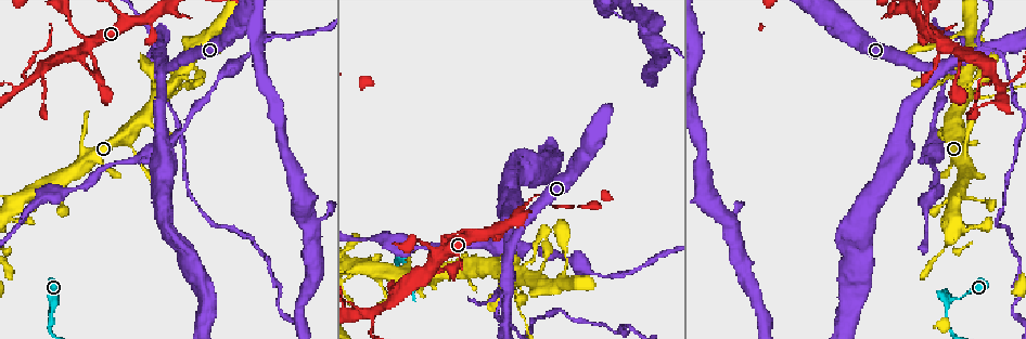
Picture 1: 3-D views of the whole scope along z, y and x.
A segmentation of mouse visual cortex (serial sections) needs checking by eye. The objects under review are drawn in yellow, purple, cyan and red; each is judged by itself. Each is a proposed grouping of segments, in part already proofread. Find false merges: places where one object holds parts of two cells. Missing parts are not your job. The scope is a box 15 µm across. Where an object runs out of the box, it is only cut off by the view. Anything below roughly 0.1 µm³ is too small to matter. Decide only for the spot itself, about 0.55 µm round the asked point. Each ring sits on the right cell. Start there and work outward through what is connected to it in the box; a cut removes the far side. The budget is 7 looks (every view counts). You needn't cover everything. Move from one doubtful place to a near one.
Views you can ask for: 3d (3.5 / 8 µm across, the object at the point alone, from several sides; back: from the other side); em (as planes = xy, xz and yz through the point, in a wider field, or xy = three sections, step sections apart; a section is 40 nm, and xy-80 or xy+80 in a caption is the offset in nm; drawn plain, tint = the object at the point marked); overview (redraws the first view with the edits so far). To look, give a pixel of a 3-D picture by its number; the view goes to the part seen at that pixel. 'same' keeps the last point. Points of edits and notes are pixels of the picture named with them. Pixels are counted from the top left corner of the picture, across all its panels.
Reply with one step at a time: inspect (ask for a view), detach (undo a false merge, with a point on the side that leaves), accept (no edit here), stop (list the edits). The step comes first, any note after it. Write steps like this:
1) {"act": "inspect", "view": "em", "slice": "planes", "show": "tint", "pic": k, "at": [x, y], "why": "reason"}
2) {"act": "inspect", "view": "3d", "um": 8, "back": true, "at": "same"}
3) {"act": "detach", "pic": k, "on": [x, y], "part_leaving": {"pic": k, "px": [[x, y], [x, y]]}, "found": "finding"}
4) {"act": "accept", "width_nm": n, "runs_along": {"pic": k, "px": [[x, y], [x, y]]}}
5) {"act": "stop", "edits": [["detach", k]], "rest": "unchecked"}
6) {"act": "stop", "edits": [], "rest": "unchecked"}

{"act": "inspect", "view": "3d", "um": 3.5, "pic": 1, "at": [26, 85], "why": "sharp bend"}

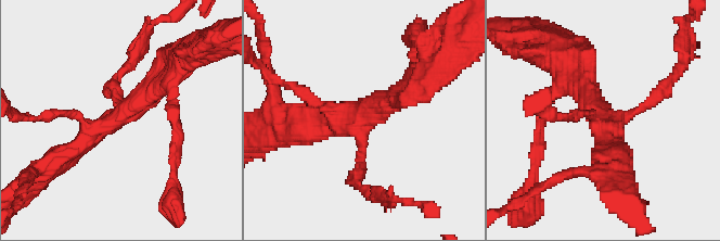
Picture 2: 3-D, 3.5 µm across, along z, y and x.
{"act": "inspect", "view": "em", "slice": "xy", "step": 2, "show": "tint", "pic": 2, "at": [604, 119], "arms": 4, "arm_widths_nm": [150, 150, 300, 350]}

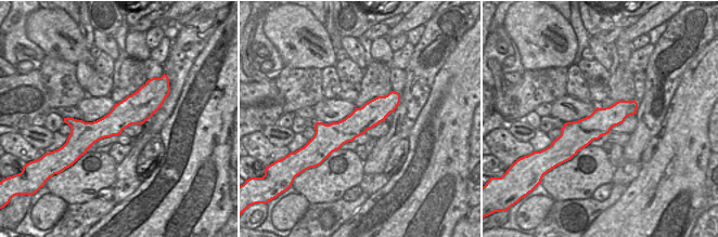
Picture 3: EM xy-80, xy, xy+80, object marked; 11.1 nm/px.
{"act": "accept", "found": "continuous, no second cell"}

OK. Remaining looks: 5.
{"act": "inspect", "view": "3d", "um": 8, "back": true, "pic": 1, "at": [986, 98], "why": "sudden change in width"}

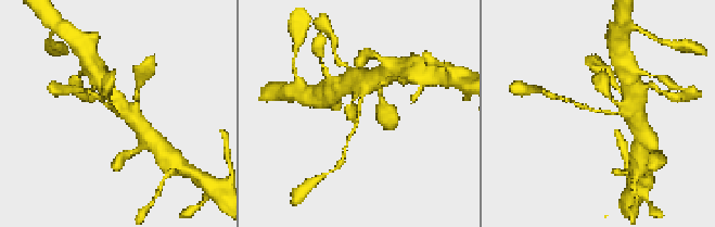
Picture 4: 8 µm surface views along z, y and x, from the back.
{"act": "inspect", "view": "em", "slice": "xy", "step": 2, "show": "tint", "pic": 4, "at": [359, 107], "why": "shape alone is not enough"}

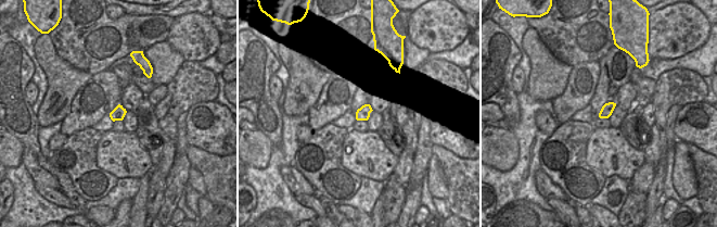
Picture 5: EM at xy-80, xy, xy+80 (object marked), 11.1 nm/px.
{"act": "accept", "arm_widths_nm": [150, 400], "runs_along": {"pic": 4, "px": [[371, 78], [348, 137]]}, "found": "all the same cell"}

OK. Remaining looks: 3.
{"act": "inspect", "view": "3d", "um": 3.5, "pic": 1, "at": [433, 247], "why": "calibre changes"}

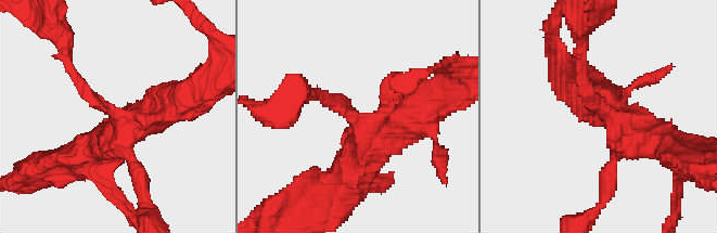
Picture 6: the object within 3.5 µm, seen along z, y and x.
{"act": "inspect", "view": "em", "slice": "xy", "step": 5, "show": "tint", "pic": 6, "at": [107, 105]}

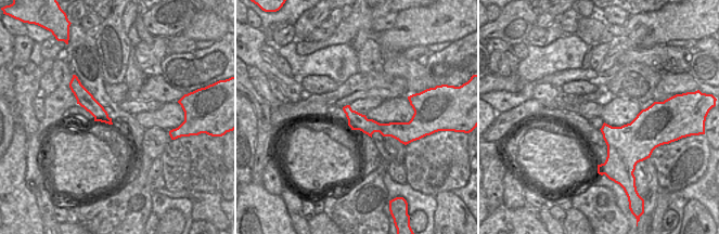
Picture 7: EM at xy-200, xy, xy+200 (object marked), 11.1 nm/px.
{"act": "inspect", "view": "em", "slice": "xy", "step": 3, "show": "tint", "at": "same", "why": "another direction"}

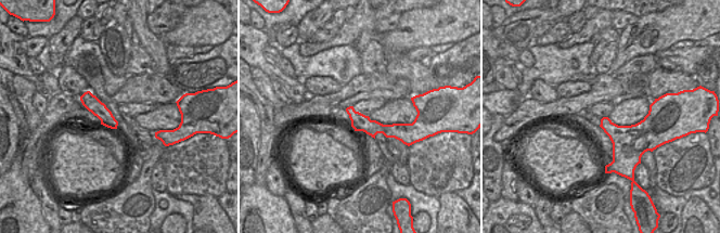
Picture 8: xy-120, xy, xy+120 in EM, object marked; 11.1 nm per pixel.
{"act": "accept", "arm_widths_nm": [150, 400], "runs_along": {"pic": 8, "px": [[349, 109], [370, 127], [406, 129]]}, "found": "one cell here"}

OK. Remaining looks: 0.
{"act": "stop", "edits": [], "rest": "unchecked"}

